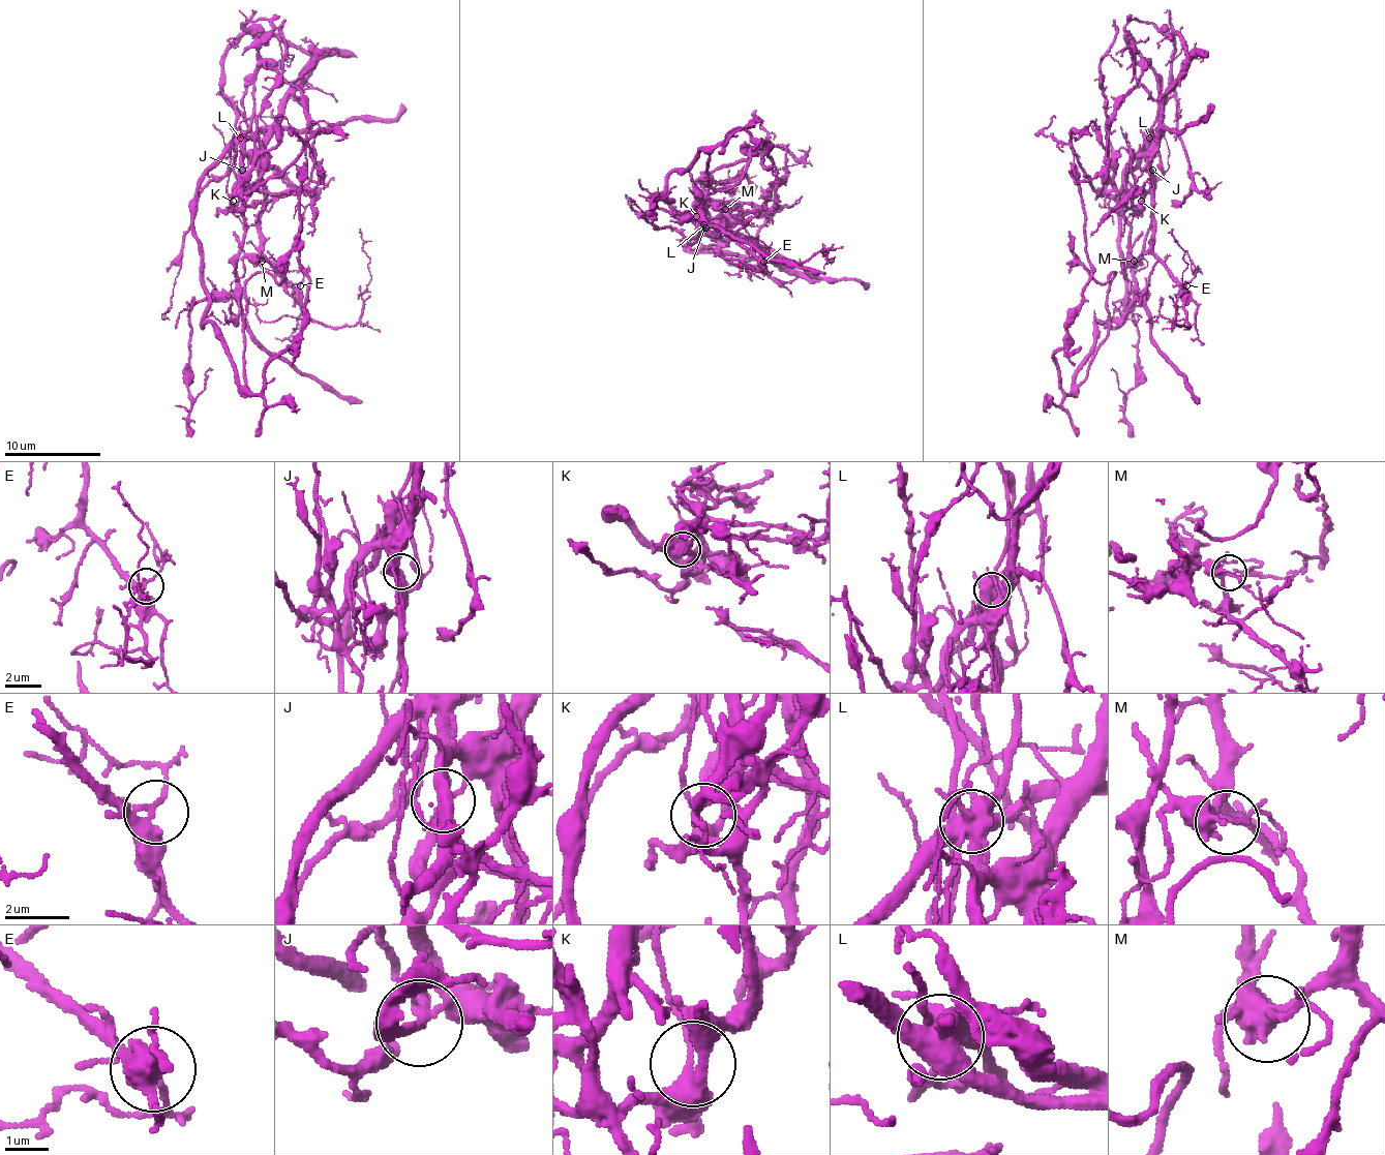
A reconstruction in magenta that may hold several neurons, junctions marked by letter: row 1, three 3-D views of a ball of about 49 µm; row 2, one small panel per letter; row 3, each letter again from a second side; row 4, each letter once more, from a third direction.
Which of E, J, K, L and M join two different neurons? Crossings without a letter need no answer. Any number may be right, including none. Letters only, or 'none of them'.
J, L

